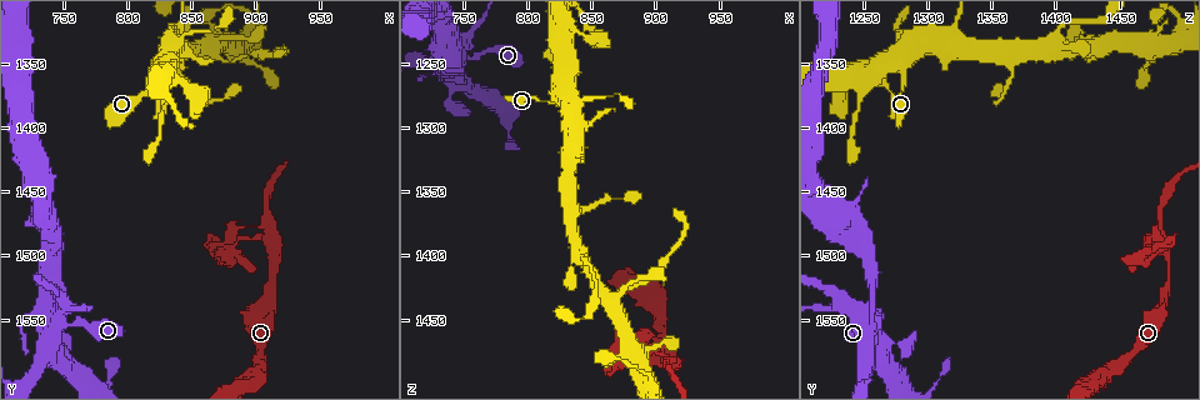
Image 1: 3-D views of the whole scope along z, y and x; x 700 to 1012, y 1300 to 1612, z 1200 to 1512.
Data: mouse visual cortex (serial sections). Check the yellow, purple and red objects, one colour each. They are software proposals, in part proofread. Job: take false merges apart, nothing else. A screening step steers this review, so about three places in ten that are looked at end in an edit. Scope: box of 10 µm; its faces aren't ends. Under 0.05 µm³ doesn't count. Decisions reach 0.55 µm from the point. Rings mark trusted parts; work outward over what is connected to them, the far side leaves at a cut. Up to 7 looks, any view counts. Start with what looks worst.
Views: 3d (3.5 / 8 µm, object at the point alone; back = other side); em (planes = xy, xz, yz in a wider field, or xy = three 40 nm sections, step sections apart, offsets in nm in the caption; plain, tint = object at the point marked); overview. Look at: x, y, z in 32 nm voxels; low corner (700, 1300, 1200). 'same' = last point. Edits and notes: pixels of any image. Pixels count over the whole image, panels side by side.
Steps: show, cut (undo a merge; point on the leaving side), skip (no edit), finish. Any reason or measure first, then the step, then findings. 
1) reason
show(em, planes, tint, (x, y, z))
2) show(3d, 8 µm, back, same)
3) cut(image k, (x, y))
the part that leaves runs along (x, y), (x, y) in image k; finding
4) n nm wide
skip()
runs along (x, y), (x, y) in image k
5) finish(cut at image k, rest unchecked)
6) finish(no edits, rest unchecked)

sudden change in width
show(3d, 3.5 µm, (876, 1490, 1480))

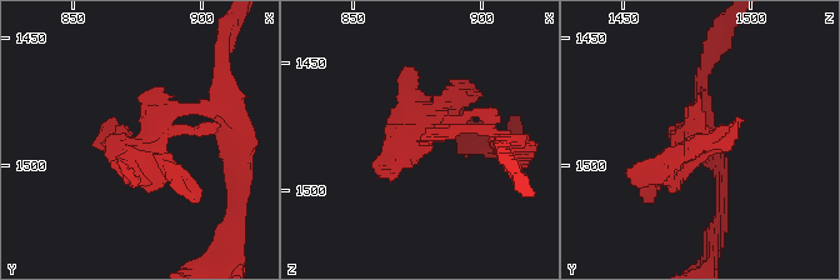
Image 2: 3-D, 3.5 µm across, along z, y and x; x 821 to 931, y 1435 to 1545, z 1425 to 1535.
show(em, xy, step 1, tint, (878, 1490, 1478))

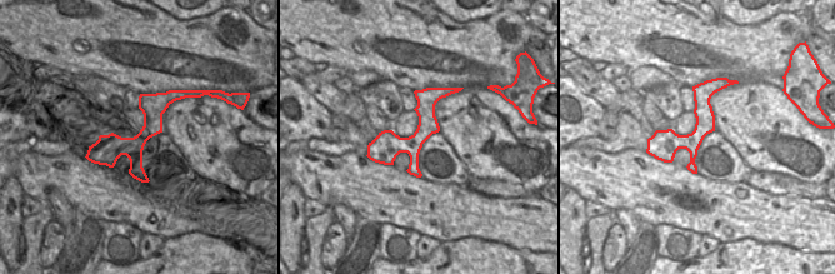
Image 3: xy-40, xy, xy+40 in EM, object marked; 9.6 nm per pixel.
skip()
runs along (171, 96), (133, 147), (90, 157) in image 3; one cell here

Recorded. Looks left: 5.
thin neck
show(3d, 8 µm, (882, 1346, 1422))

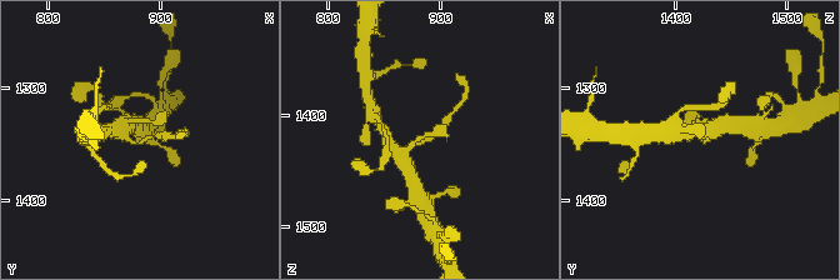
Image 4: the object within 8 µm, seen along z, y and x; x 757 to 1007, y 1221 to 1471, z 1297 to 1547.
arms of 200, 350 nm
show(em, xy, step 3, tint, same)

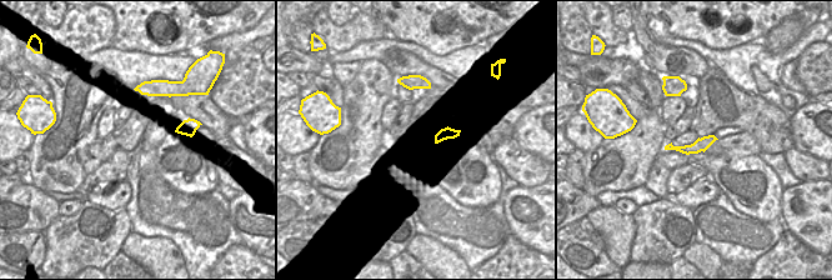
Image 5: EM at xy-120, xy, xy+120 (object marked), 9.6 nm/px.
skip()
continuous, no second cell

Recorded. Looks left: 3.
abrupt turn
show(3d, 3.5 µm, (746, 1548, 1250))

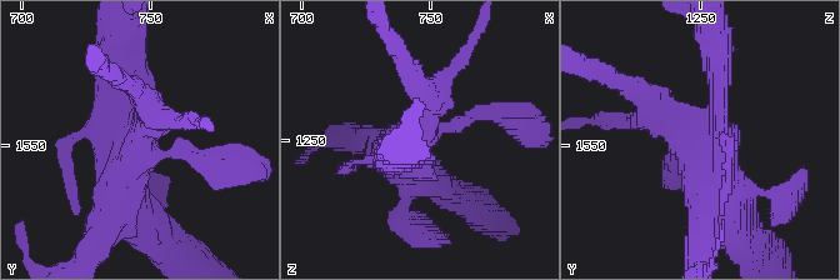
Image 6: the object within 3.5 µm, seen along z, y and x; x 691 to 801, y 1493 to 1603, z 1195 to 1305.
show(em, xy, step 1, tint, (746, 1550, 1247))

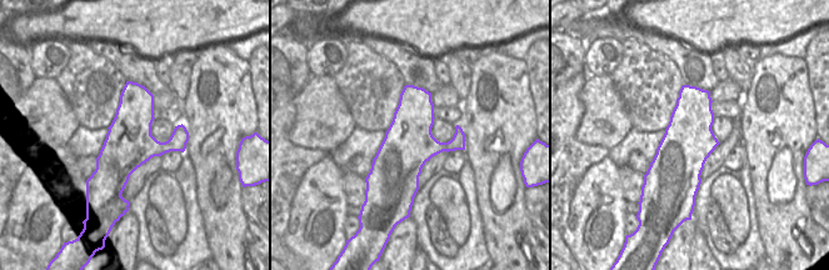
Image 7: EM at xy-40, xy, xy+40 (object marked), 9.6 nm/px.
show(em, xy, step 5, tint, same)

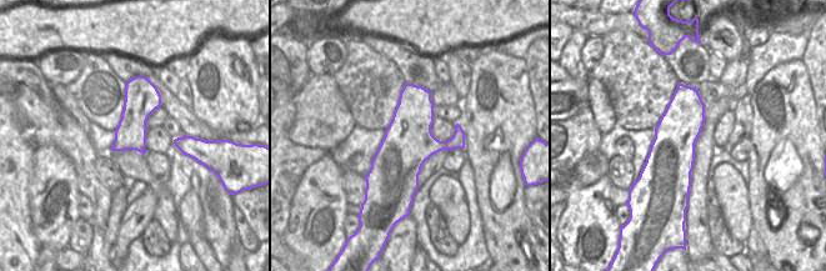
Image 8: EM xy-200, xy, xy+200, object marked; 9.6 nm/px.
cut(image 6, (716, 85))
the part that leaves runs along (704, 133), (718, 118), (714, 33) in image 6; two cells meet here

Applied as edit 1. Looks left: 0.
finish(cut at image 6, rest unchecked)

